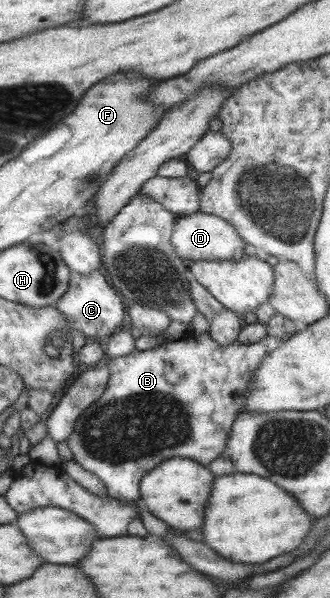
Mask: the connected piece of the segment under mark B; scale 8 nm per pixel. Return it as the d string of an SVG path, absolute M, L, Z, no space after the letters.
M211 332L192 335L187 335L183 339L165 342L161 346L155 349L149 349L147 351L135 350L131 355L120 357L117 359L108 359L109 366L111 366L111 381L109 381L109 389L107 393L97 403L93 404L77 422L77 429L73 436L69 438L69 443L73 449L75 460L77 460L85 468L93 471L106 481L111 496L120 500L143 501L142 483L149 472L152 472L157 465L165 463L165 460L174 457L188 457L195 461L201 462L203 465L210 466L215 460L219 459L223 453L227 452L229 447L229 436L233 431L237 418L243 413L243 406L245 406L245 400L249 396L249 390L253 388L253 378L257 374L257 370L261 368L265 359L285 345L286 339L281 337L267 336L263 341L252 344L244 344L240 341L231 345L221 345L221 342L217 341Z

